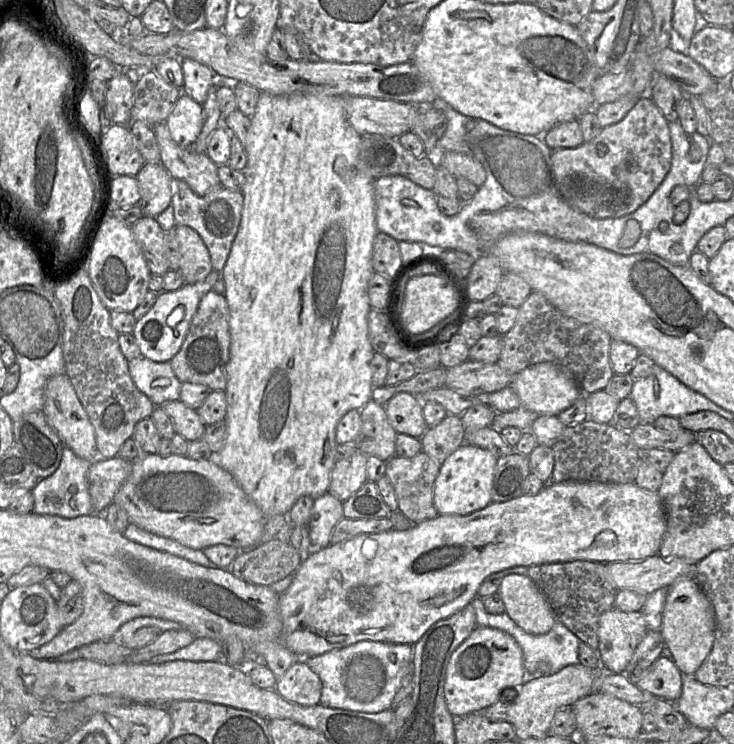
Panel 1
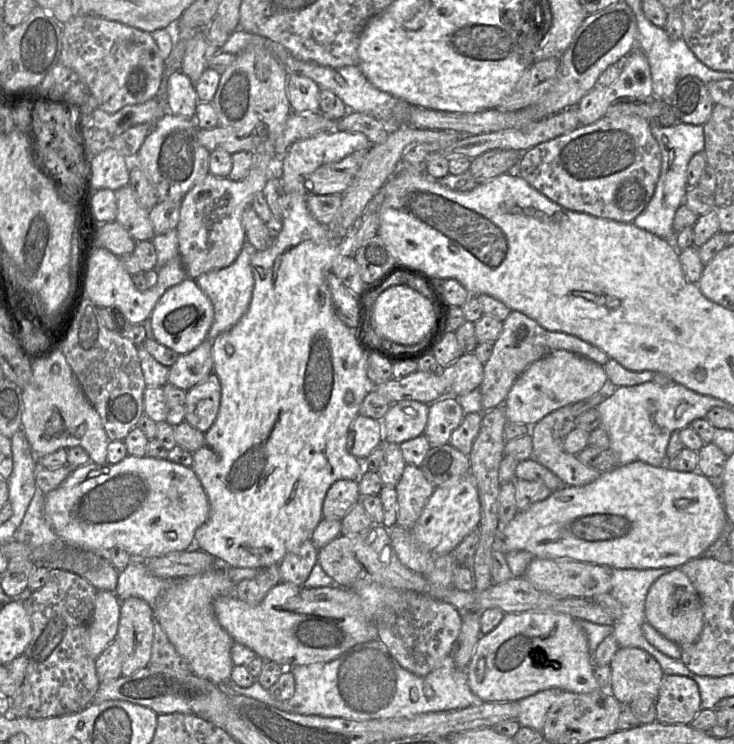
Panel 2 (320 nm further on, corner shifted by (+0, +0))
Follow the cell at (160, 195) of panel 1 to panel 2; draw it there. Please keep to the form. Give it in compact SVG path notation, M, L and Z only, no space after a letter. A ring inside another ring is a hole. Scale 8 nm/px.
M127 185L115 192L118 205L116 221L136 242L152 240L155 232L149 219L149 210L139 205L134 190Z

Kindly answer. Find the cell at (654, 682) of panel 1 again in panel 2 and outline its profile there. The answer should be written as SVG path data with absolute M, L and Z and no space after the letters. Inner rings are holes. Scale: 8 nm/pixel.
M665 675L656 698L656 721L689 725L702 710L697 683L682 675Z

